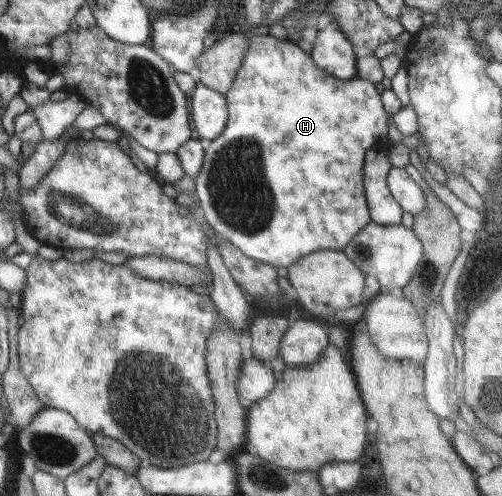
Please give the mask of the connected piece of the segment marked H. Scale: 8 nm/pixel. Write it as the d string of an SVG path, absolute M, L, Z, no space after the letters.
M250 32L250 49L246 53L243 67L239 69L232 88L224 94L228 102L228 123L221 137L211 140L206 148L204 160L199 173L193 177L195 183L194 195L199 201L199 207L204 221L225 239L233 242L244 254L257 261L279 267L289 267L294 261L317 250L342 249L357 233L372 221L364 194L363 172L364 161L368 149L376 143L388 140L387 119L390 113L385 111L379 91L374 83L366 79L354 77L342 80L333 77L316 66L312 56L299 48L296 42L281 37L268 35L255 36Z

